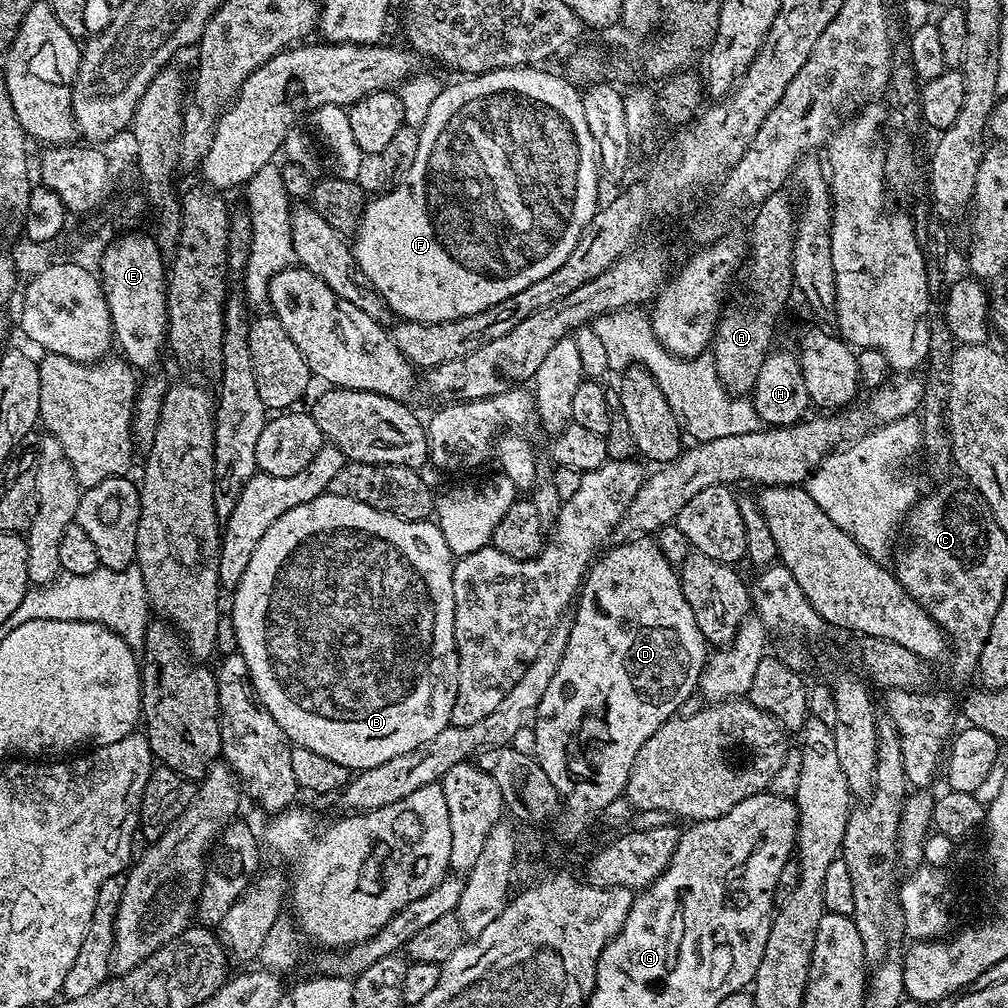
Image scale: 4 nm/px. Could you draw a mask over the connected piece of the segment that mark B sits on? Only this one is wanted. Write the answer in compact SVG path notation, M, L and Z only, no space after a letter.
M325 494L314 498L314 502L302 502L302 506L294 506L294 510L286 510L262 539L254 550L250 563L246 565L246 574L242 574L242 582L231 593L232 596L232 628L236 631L235 647L246 658L246 666L250 670L252 685L256 691L256 699L263 704L264 709L282 726L282 730L297 748L314 750L314 754L322 754L322 758L330 758L333 762L342 762L350 770L359 770L378 766L378 762L386 762L398 754L406 754L406 750L414 750L414 746L422 746L422 742L430 742L434 734L442 734L442 730L452 723L452 711L454 710L454 698L458 698L458 654L456 653L456 639L454 638L454 574L452 565L454 557L450 546L446 546L446 538L442 538L442 530L431 519L427 520L403 520L400 516L391 516L382 510L374 510L374 506L366 506L366 502L354 502L354 498L342 498Z

